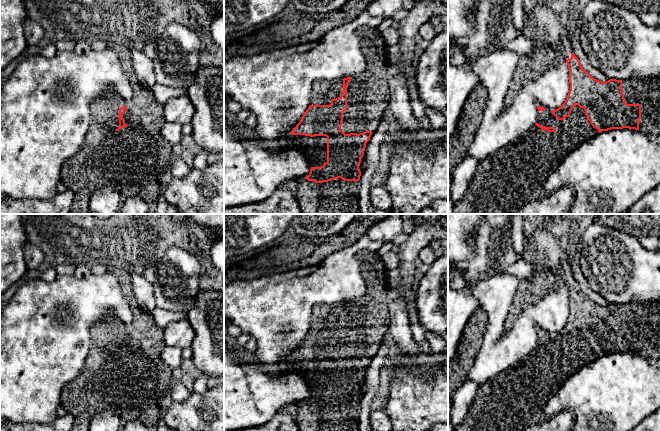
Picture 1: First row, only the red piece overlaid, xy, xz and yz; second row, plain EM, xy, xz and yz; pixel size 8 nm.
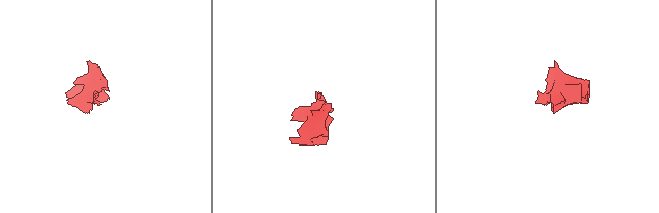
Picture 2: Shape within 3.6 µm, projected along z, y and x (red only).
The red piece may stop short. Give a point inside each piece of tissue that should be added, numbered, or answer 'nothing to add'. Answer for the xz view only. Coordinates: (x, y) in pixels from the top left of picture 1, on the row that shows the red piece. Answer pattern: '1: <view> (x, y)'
1: xz (368, 94)
2: xz (315, 147)
3: xz (337, 196)

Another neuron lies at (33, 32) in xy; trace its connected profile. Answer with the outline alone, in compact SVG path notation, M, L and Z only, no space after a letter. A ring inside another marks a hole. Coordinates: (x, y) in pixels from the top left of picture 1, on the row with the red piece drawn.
M27 17L24 20L24 35L28 46L35 47L44 37L44 31L40 25Z

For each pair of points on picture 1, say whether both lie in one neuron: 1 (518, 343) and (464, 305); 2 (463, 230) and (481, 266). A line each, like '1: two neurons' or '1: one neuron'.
1: two neurons
2: two neurons

